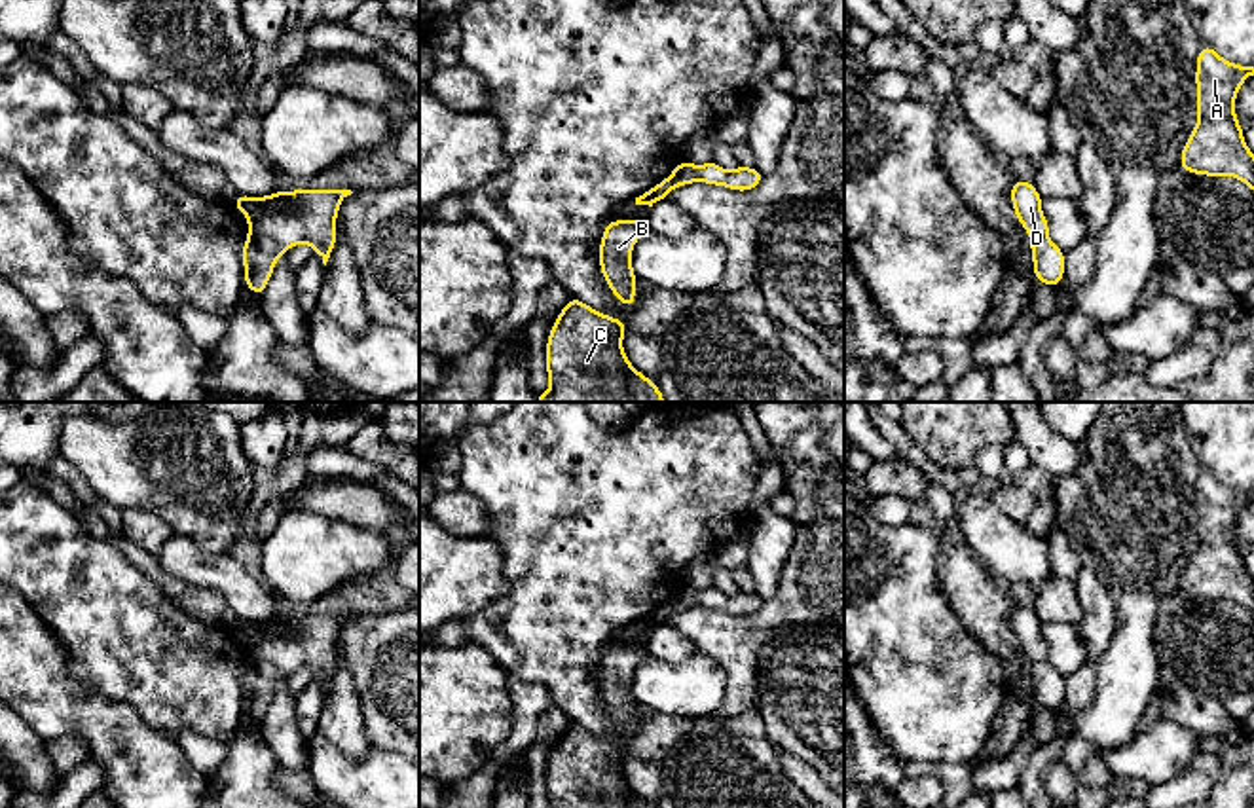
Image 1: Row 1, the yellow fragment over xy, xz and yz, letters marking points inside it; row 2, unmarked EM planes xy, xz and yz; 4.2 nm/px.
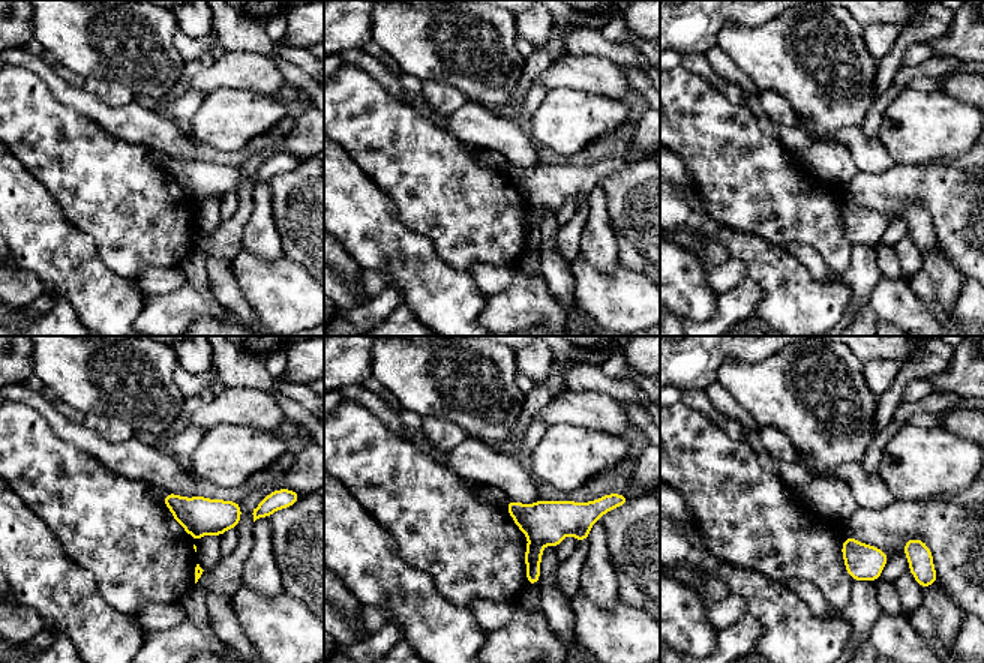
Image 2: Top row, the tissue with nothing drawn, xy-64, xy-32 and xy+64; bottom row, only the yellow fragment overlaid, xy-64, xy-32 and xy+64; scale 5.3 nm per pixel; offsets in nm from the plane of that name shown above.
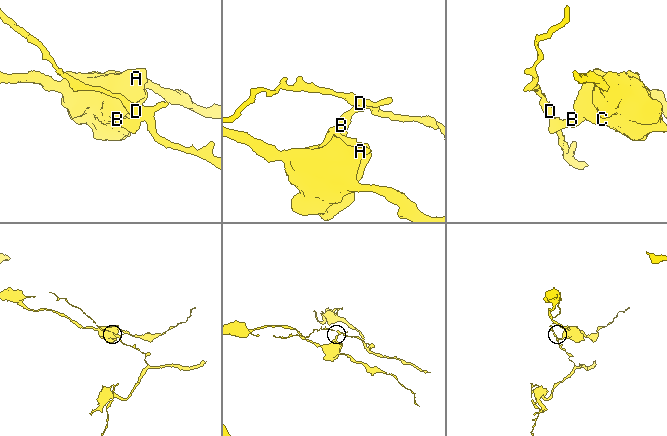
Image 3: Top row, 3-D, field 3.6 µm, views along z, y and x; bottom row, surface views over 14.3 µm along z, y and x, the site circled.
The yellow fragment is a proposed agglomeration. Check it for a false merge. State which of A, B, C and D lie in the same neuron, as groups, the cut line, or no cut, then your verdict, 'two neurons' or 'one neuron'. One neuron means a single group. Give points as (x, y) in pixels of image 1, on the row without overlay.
groups A B C / D; cut xy (251, 657), (270, 661), (283, 676); two neurons

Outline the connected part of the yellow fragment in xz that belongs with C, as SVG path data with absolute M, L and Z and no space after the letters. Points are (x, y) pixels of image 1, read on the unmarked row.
M569 723L548 757L550 808L655 808L630 789L620 770L624 759L622 744Z

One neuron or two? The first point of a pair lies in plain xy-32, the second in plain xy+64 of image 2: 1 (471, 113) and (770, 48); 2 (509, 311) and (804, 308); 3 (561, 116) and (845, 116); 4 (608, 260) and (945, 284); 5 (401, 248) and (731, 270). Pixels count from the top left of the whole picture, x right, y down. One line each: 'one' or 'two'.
1: two
2: two
3: two
4: one
5: two

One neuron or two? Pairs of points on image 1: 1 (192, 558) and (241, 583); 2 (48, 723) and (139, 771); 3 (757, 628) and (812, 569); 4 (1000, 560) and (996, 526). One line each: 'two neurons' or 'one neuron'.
1: one neuron
2: one neuron
3: one neuron
4: one neuron

